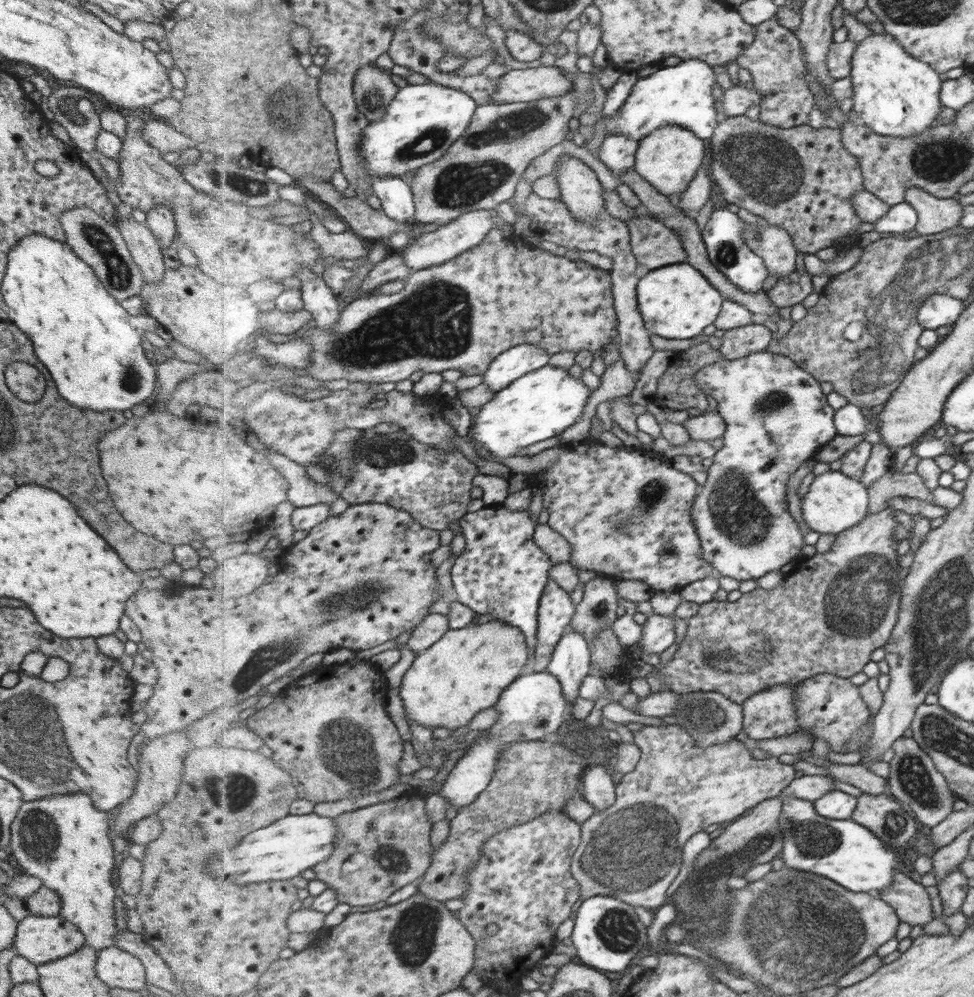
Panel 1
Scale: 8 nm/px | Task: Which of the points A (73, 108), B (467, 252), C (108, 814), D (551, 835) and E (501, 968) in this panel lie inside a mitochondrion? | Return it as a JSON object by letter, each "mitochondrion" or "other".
{"A":"mitochondrion","B":"other","C":"other","D":"other","E":"other"}

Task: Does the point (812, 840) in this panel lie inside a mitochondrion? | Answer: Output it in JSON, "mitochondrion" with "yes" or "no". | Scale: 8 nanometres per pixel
{"mitochondrion":"yes"}

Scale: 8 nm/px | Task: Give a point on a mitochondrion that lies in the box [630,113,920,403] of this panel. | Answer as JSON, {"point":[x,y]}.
{"point":[769,169]}

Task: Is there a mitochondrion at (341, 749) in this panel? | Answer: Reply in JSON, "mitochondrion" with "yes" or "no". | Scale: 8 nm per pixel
{"mitochondrion":"yes"}

